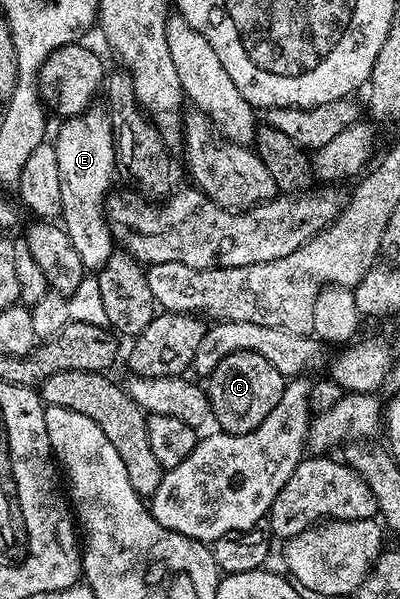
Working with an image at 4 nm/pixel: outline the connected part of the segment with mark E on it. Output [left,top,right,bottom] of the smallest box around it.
[52,106,118,270]

